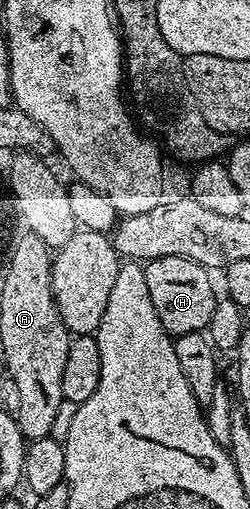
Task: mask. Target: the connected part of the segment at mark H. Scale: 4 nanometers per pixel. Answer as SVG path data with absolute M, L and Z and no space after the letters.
M183 256L151 258L144 263L144 267L151 304L155 304L155 312L159 312L159 320L165 331L170 336L208 331L211 312L215 312L219 301L218 295L213 295L210 271Z

